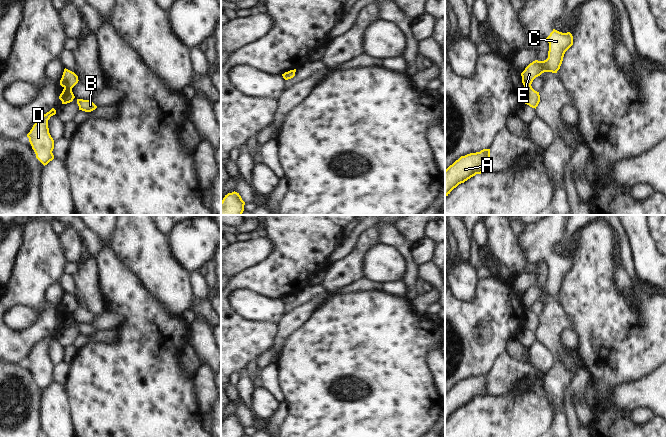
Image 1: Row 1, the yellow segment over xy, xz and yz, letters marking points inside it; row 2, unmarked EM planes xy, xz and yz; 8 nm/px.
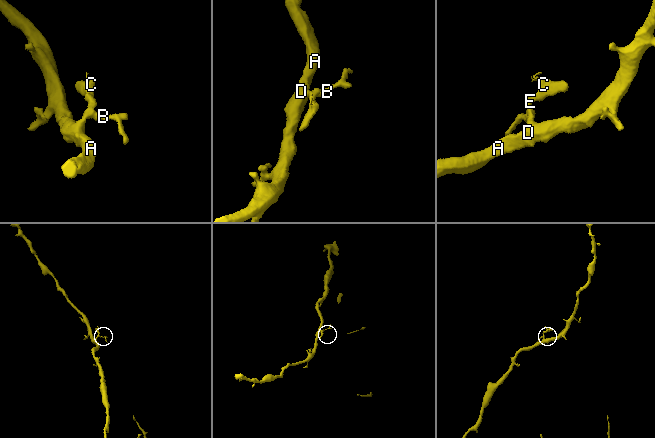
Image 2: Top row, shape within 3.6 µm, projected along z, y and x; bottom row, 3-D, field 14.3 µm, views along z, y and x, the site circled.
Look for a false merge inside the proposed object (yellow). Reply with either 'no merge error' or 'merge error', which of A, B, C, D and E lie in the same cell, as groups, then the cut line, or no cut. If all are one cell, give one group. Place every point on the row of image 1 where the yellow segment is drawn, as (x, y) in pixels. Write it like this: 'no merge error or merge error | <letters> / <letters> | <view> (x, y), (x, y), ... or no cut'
merge error | A B D / C E | xy (64, 87), (71, 89)

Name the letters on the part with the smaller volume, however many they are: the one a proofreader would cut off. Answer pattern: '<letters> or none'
C, E

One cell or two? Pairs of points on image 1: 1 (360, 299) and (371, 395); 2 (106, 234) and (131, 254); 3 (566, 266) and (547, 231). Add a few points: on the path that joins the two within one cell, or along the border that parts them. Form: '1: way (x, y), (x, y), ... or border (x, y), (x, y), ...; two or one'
1: way (360, 323), (360, 371); one
2: border (118, 225), (115, 232), (106, 240), (89, 226); two
3: way (556, 261), (547, 252), (547, 241); one

